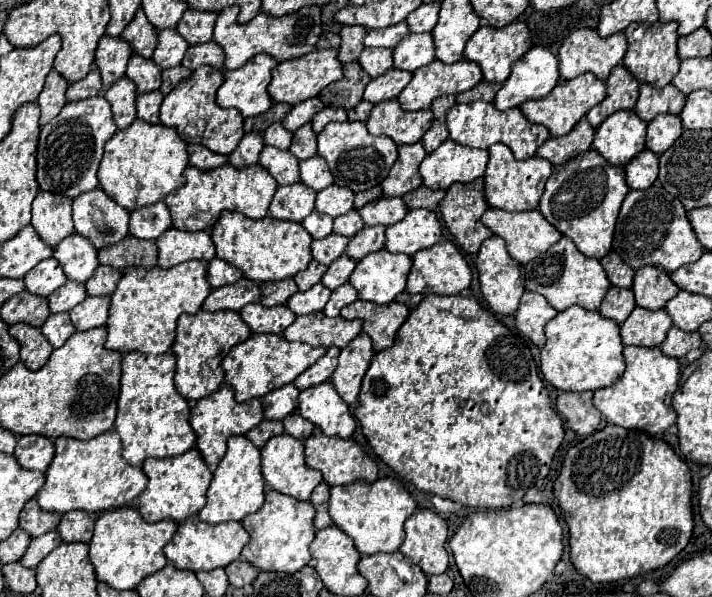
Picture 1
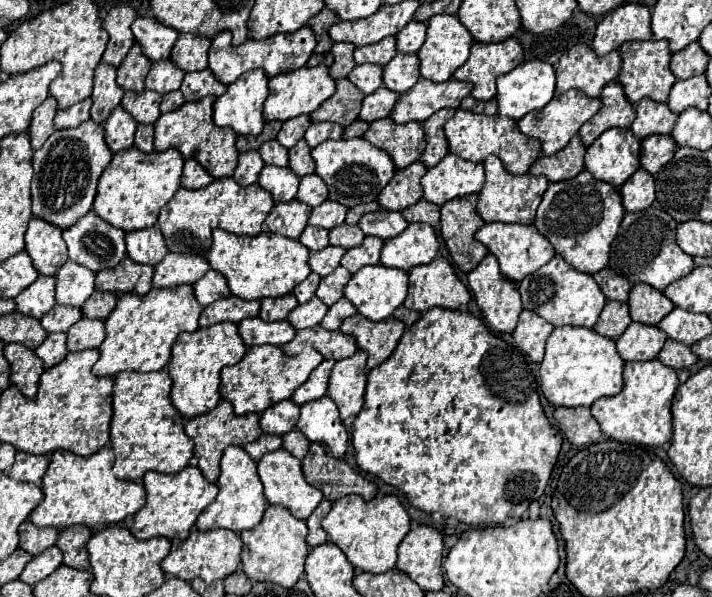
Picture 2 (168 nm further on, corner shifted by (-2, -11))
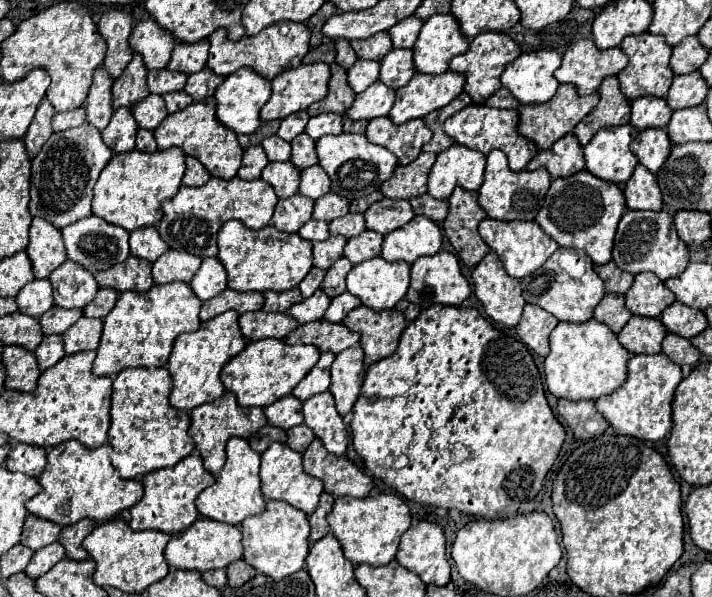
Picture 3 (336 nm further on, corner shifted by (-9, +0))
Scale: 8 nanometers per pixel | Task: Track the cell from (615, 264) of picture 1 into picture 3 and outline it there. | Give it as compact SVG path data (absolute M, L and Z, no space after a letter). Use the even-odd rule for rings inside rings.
M608 262L604 266L596 266L594 268L598 272L598 276L604 280L606 292L614 292L614 294L626 294L628 288L634 282L634 276L628 272L622 272L614 262Z

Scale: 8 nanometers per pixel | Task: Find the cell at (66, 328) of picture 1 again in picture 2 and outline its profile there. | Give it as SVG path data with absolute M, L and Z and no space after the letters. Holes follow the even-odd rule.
M49 333L47 339L35 349L37 357L43 359L45 369L61 363L65 359L67 351L67 333Z

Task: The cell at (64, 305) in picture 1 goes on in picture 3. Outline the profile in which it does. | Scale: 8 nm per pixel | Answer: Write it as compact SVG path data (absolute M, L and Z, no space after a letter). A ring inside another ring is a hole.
M52 306L46 314L40 316L38 322L42 326L42 332L50 336L50 334L64 334L80 316L82 316L82 310L64 310L64 308Z

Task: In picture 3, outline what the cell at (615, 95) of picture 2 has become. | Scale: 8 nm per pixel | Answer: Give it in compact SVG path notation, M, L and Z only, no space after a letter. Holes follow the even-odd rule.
M614 76L606 78L598 90L598 106L574 128L578 142L584 146L600 128L612 128L628 124L630 120L630 100L622 96L618 80Z

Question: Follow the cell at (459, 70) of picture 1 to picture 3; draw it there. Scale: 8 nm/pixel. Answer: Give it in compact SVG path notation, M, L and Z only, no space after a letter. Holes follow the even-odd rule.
M444 72L444 74L438 74L438 76L414 74L412 80L406 86L396 90L396 102L394 102L388 118L394 124L402 124L402 122L408 122L412 118L424 118L432 110L438 110L438 108L450 104L462 92L462 88L464 88L464 76L460 76L458 72Z

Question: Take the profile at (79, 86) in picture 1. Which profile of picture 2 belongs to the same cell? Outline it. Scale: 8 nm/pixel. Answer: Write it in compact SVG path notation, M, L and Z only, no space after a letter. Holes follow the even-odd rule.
M83 99L81 103L67 107L67 109L59 109L55 115L55 129L69 129L69 127L77 127L79 123L83 123L85 119L89 119L89 107L91 107L91 99Z

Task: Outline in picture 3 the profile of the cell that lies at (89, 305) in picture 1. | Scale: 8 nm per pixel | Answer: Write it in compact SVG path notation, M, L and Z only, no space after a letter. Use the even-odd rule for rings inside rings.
M82 316L74 326L70 326L62 334L64 352L76 354L82 350L96 350L100 336L102 336L102 320Z

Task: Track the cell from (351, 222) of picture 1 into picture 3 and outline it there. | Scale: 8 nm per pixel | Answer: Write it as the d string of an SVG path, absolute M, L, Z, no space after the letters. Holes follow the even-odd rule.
M348 214L342 218L334 218L330 222L330 234L342 234L344 238L354 238L366 230L362 214Z

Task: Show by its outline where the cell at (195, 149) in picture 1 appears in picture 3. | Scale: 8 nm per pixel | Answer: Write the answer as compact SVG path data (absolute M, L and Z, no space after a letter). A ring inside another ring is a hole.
M186 158L186 172L182 178L184 186L204 186L210 180L208 170L196 160L196 158Z

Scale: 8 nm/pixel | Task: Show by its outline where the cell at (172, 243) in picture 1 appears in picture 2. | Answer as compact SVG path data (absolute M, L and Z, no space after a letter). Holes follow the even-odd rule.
M167 253L157 265L153 275L153 287L177 287L177 285L193 285L199 281L207 271L209 263L205 257L197 255L181 255L181 253Z

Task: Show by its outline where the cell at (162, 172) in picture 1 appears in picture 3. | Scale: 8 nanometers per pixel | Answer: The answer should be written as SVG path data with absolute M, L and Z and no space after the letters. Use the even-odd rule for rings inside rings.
M170 148L166 152L154 154L134 150L128 154L112 156L94 186L92 214L128 232L146 226L156 226L162 218L162 202L166 198L172 198L180 188L186 170L184 158L186 156L184 152L180 152L180 148Z

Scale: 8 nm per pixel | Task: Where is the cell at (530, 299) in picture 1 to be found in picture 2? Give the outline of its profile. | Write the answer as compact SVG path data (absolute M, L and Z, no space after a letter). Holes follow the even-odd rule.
M525 309L519 315L519 323L513 331L513 339L523 353L527 353L535 363L541 363L545 353L545 341L551 331L553 331L553 325L549 321L539 317L535 311Z

